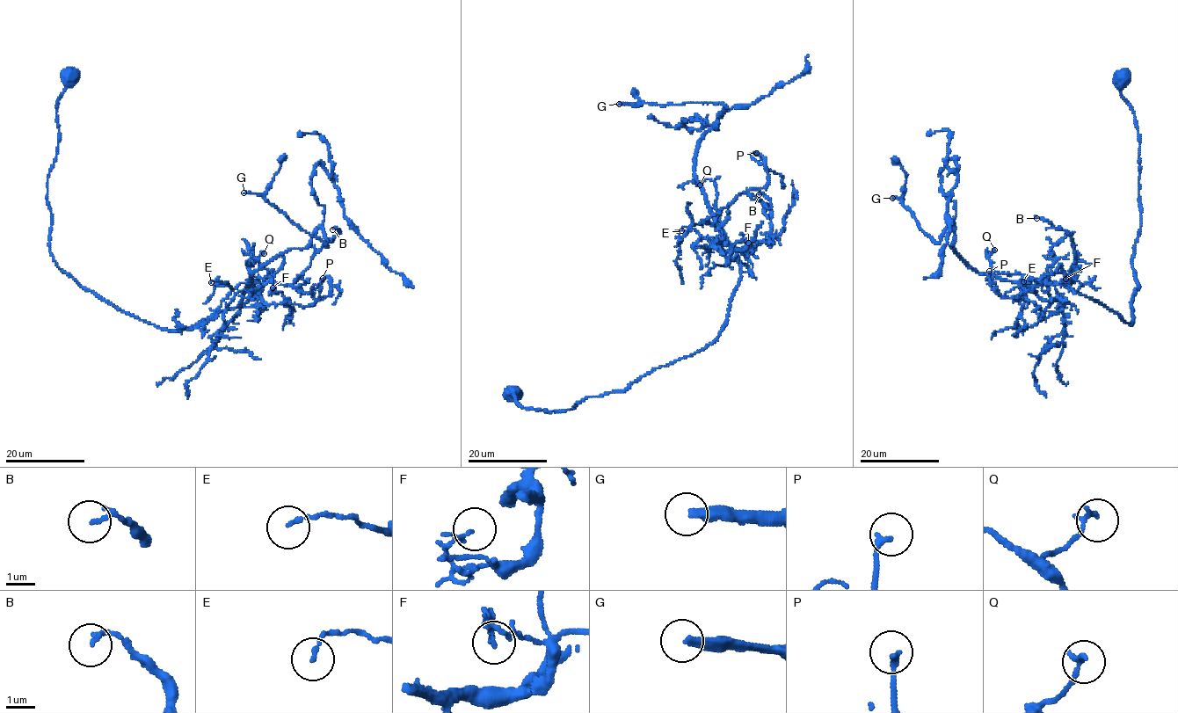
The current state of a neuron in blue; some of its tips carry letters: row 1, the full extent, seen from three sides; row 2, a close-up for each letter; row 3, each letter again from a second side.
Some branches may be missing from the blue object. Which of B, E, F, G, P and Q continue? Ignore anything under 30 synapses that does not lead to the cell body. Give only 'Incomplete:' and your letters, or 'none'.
Incomplete: G

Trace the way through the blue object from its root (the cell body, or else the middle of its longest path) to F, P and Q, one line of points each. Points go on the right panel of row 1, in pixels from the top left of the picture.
F: (1122, 76), (1139, 141), (1133, 323), (1068, 287), (1073, 273), (1071, 283), (1065, 279)
P: (1122, 76), (1139, 141), (1133, 323), (1065, 285), (1038, 284), (1016, 300), (999, 295), (989, 271)
Q: (1122, 76), (1120, 93), (1134, 113), (1139, 141), (1133, 323), (1065, 285), (998, 273), (989, 257), (994, 250)

